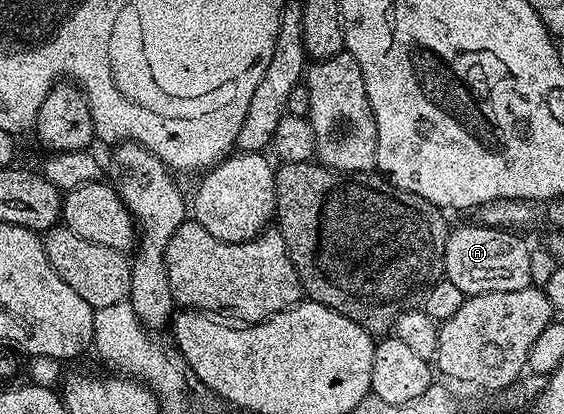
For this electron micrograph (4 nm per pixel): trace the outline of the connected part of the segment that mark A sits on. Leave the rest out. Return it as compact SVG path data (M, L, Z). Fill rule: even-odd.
M477 222L463 228L451 227L444 250L444 276L461 290L463 297L524 290L531 287L531 245L521 240L519 233L504 228L484 228Z

